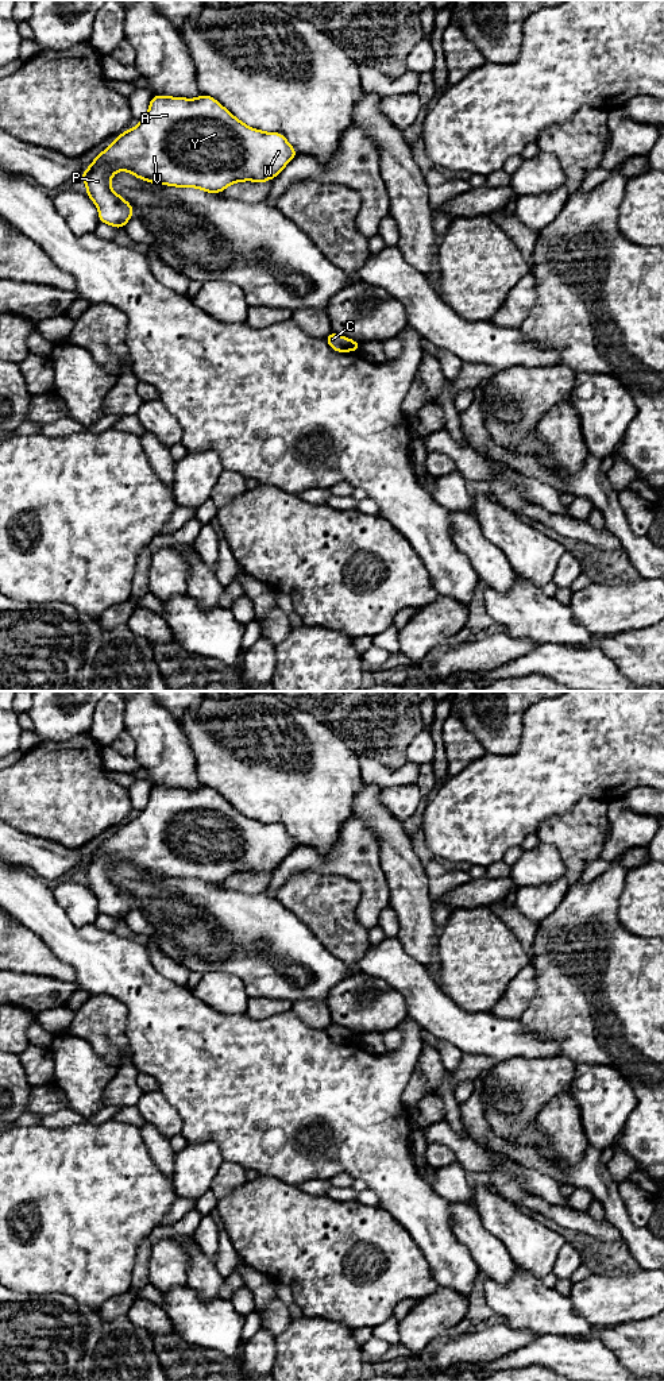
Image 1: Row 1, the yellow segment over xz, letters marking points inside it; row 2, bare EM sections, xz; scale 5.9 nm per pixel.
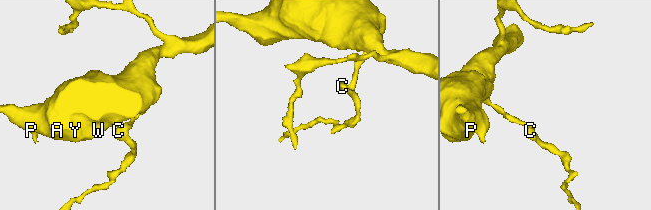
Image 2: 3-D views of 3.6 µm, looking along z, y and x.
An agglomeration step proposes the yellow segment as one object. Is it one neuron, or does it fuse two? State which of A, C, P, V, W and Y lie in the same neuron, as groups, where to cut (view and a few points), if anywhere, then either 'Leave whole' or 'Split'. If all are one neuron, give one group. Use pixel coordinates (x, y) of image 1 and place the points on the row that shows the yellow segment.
Groups: A P V W Y / C. Split along xz (354, 342), (352, 350). Split

